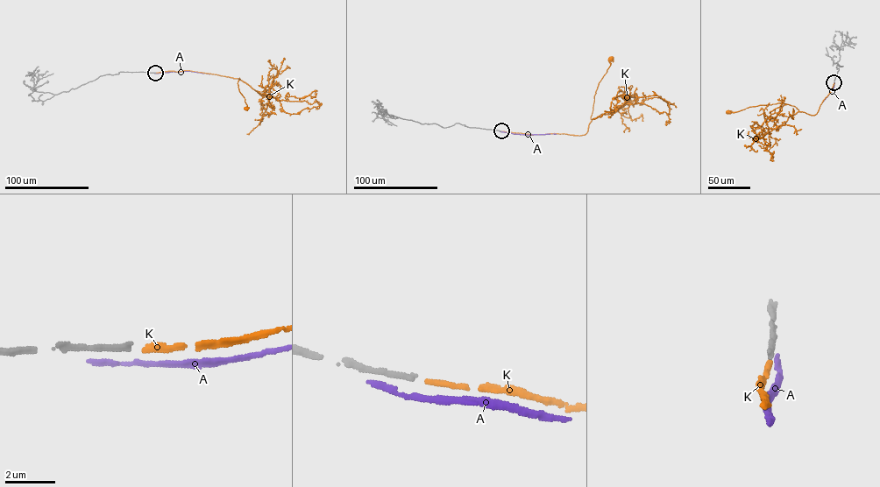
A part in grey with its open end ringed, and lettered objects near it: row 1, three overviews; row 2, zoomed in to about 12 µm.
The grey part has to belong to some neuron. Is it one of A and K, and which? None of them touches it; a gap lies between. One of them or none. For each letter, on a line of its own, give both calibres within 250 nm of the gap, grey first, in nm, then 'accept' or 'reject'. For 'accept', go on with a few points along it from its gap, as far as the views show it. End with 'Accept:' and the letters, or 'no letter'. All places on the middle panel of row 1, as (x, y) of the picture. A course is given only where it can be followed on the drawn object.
A: 240/170 nm | reject
K: 240/240 nm | accept | via (501, 131), (584, 135), (592, 119), (595, 91), (610, 65), (611, 58)
Accept: K

